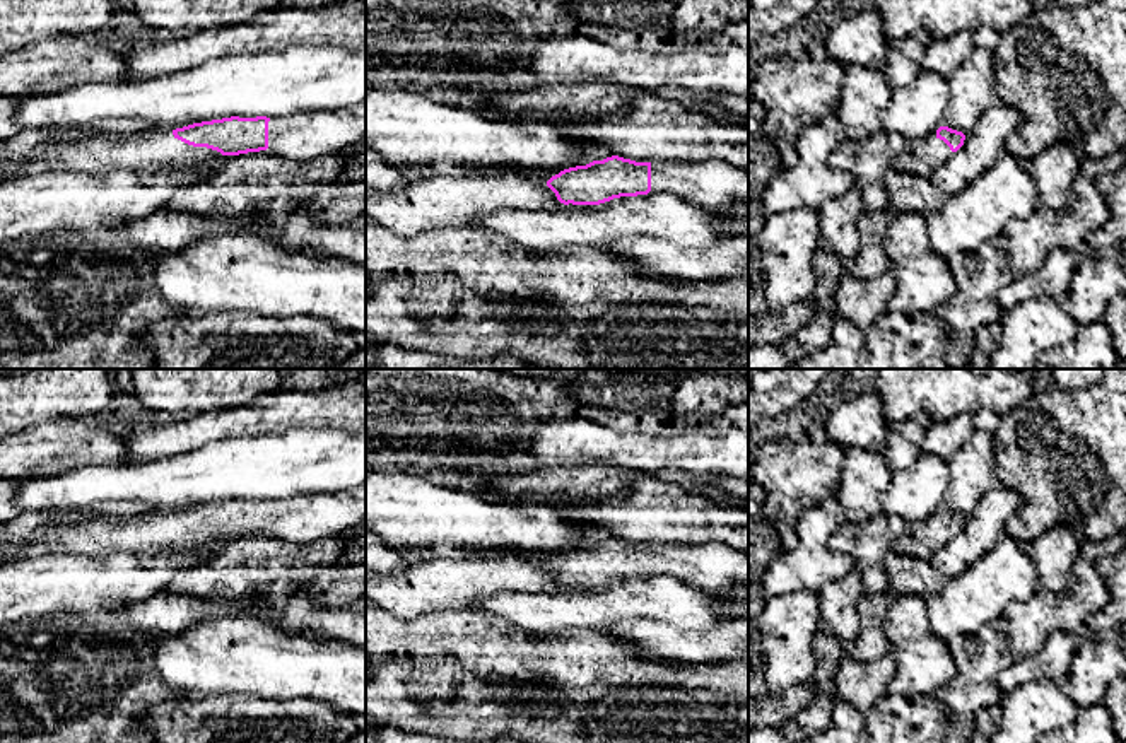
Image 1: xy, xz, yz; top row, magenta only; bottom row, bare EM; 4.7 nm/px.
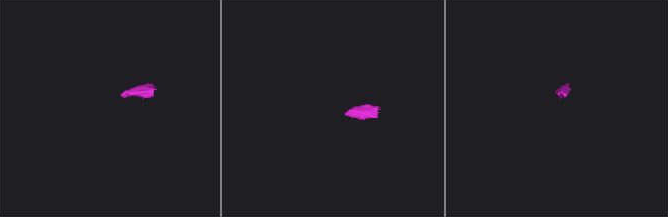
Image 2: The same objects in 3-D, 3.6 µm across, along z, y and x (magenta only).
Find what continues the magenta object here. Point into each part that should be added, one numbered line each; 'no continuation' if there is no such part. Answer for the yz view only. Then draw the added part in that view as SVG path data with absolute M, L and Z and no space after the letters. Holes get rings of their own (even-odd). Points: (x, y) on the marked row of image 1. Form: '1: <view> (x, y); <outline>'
1: yz (925, 156); M943 121L940 126L947 126L947 123ZM936 130L926 138L909 142L911 149L907 152L892 155L890 167L899 173L930 178L933 171L953 154L950 147L936 137Z

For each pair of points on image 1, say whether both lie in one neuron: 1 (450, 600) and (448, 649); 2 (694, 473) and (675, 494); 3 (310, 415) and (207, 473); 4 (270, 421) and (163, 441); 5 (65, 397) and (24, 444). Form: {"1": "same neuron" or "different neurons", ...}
{"1": "different neurons", "2": "different neurons", "3": "different neurons", "4": "same neuron", "5": "different neurons"}

